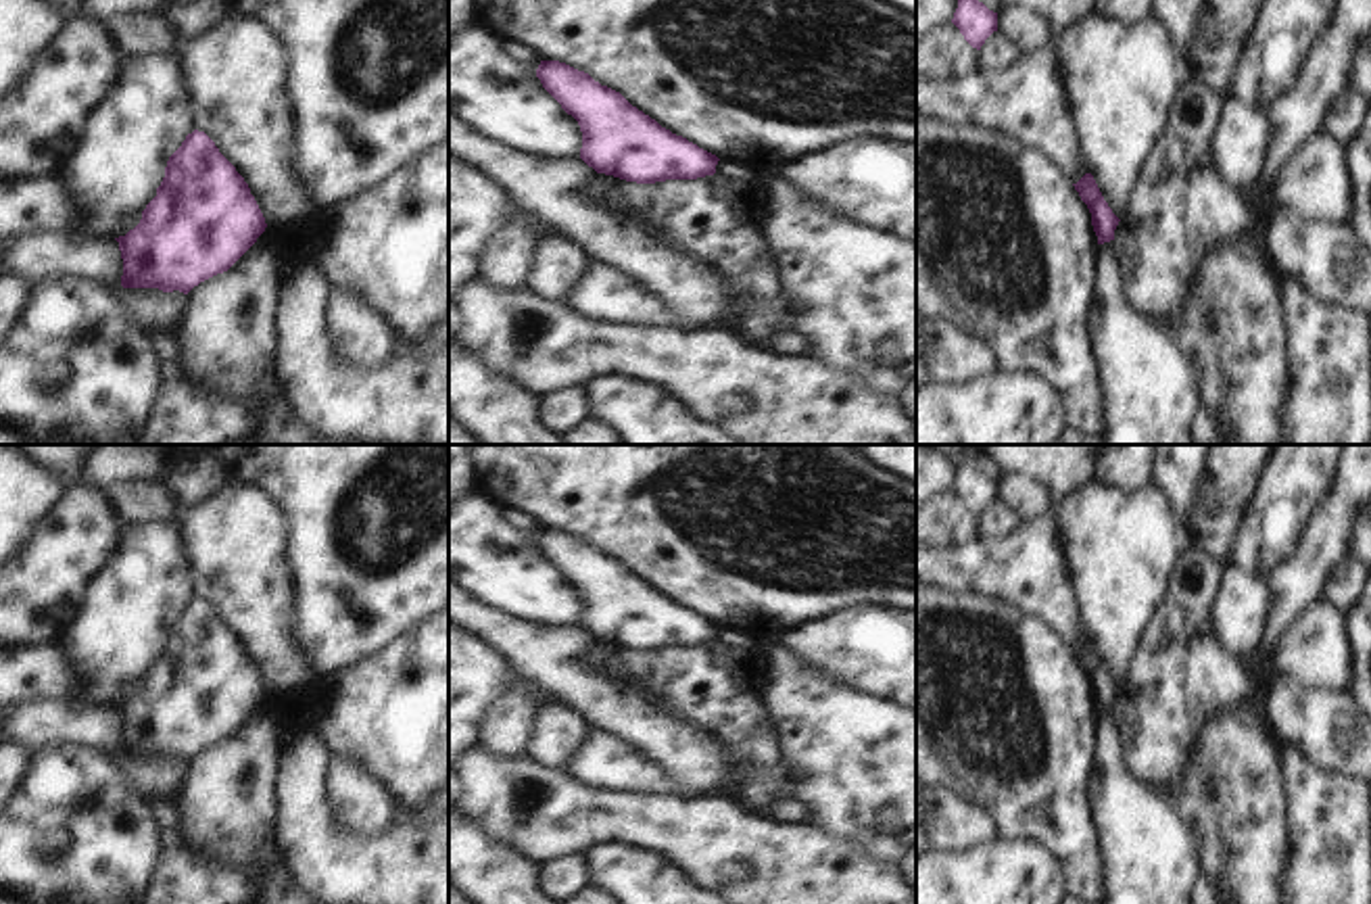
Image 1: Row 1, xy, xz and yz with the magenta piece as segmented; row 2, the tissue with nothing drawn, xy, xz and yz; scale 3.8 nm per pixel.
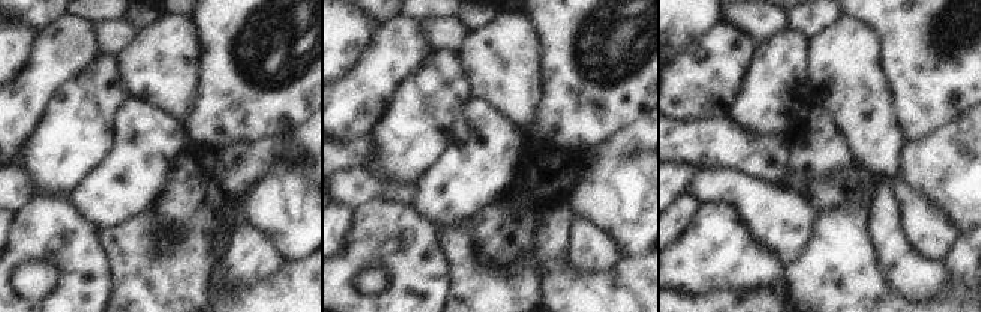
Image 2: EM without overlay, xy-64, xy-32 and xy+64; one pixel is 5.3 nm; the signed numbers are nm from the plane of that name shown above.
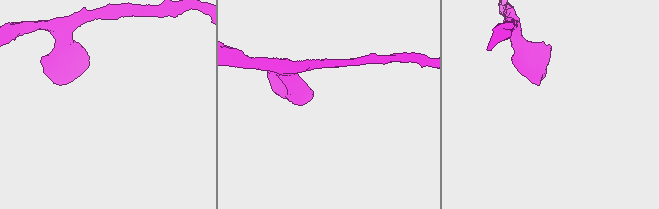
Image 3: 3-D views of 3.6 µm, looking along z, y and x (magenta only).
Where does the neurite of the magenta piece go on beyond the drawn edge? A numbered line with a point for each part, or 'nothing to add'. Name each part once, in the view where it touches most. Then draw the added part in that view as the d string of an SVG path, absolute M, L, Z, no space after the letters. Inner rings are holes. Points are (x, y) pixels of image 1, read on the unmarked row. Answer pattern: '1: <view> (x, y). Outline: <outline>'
nothing to add.

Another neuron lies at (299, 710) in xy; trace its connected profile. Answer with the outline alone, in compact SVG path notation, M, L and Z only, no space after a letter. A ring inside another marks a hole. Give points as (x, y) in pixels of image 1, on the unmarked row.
M309 687L305 693L292 693L286 697L269 697L273 712L284 720L284 739L290 733L305 731L313 727L321 710L321 701L317 697L315 687Z

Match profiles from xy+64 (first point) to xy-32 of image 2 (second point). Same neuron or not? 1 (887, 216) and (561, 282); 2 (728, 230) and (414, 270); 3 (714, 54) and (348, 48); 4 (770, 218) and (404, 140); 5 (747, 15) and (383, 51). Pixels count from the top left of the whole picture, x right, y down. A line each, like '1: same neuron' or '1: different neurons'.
1: same neuron
2: same neuron
3: different neurons
4: different neurons
5: different neurons

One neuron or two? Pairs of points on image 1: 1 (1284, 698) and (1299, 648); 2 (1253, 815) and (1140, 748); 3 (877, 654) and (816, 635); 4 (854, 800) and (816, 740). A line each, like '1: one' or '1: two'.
1: two
2: two
3: one
4: one

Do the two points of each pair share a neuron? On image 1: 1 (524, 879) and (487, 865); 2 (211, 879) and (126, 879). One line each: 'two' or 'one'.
1: one
2: two

